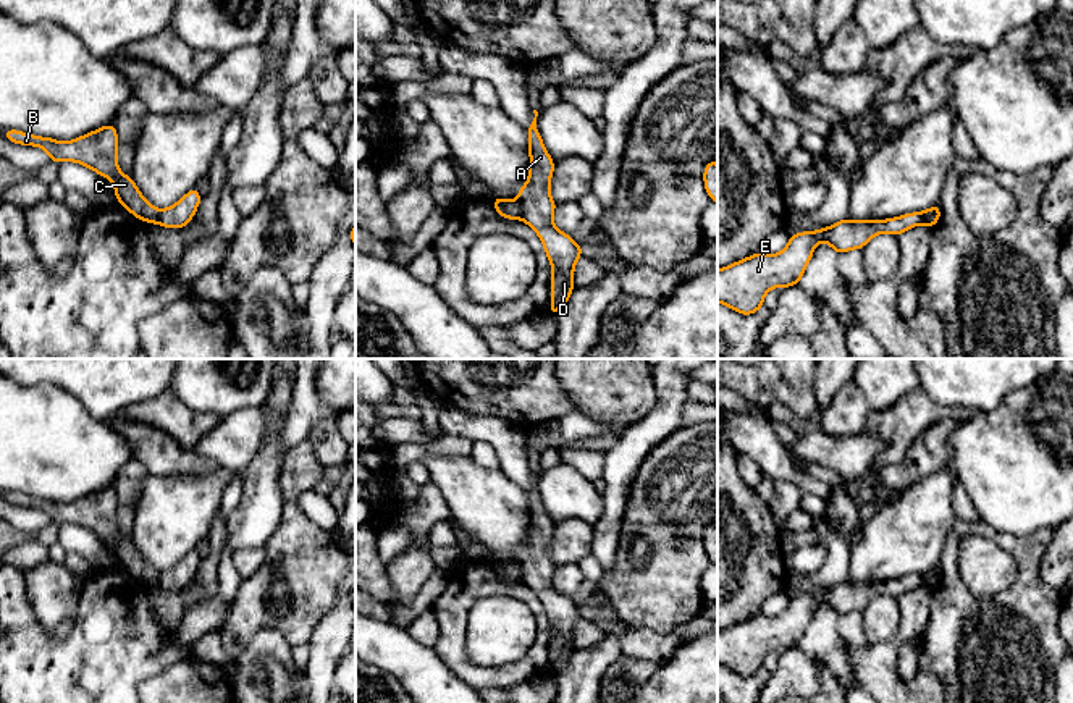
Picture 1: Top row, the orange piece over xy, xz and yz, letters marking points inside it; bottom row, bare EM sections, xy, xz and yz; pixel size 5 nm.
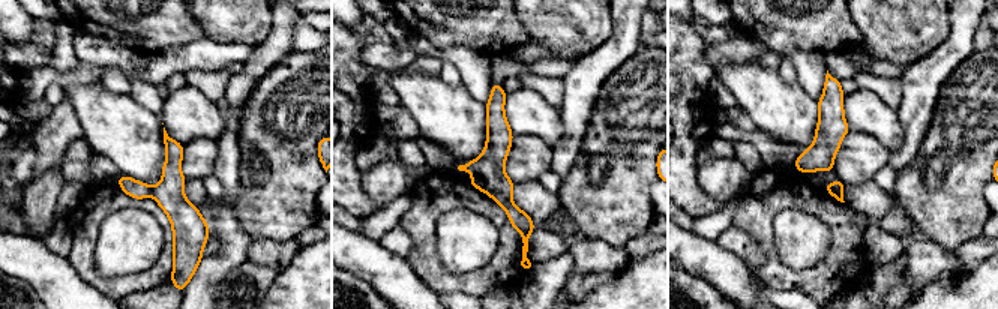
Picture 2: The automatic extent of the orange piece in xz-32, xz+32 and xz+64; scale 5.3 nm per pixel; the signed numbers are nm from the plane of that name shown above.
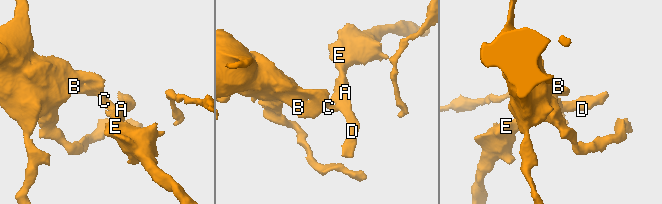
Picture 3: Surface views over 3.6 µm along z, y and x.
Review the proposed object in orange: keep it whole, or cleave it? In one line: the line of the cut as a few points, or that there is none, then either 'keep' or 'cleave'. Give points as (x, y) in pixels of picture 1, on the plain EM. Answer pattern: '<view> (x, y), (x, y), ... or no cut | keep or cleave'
xz (517, 563), (522, 579) | cleave

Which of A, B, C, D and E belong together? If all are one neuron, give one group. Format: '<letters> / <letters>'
A D E / B C

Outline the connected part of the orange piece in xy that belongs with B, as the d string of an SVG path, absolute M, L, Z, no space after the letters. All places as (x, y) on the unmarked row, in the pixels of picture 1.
M113 485L69 504L32 498L16 491L6 491L2 493L2 496L15 506L44 511L55 525L65 522L78 524L97 533L100 538L112 541L118 564L126 569L129 575L147 585L157 585L160 572L142 559L131 538L118 532L116 509L120 504Z

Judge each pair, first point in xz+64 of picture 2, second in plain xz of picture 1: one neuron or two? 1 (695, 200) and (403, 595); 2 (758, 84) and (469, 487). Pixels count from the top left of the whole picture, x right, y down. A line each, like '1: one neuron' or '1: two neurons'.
1: two neurons
2: one neuron

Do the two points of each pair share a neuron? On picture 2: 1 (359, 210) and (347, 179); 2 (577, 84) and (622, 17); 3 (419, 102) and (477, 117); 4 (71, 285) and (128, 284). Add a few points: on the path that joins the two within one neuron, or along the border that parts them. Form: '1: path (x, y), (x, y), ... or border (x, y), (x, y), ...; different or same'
1: path (357, 203), (348, 194), (347, 186); same
2: path (593, 69), (622, 41), (622, 33); same
3: path (434, 105), (449, 117), (462, 117); same
4: border (66, 260), (89, 284), (102, 293); different

